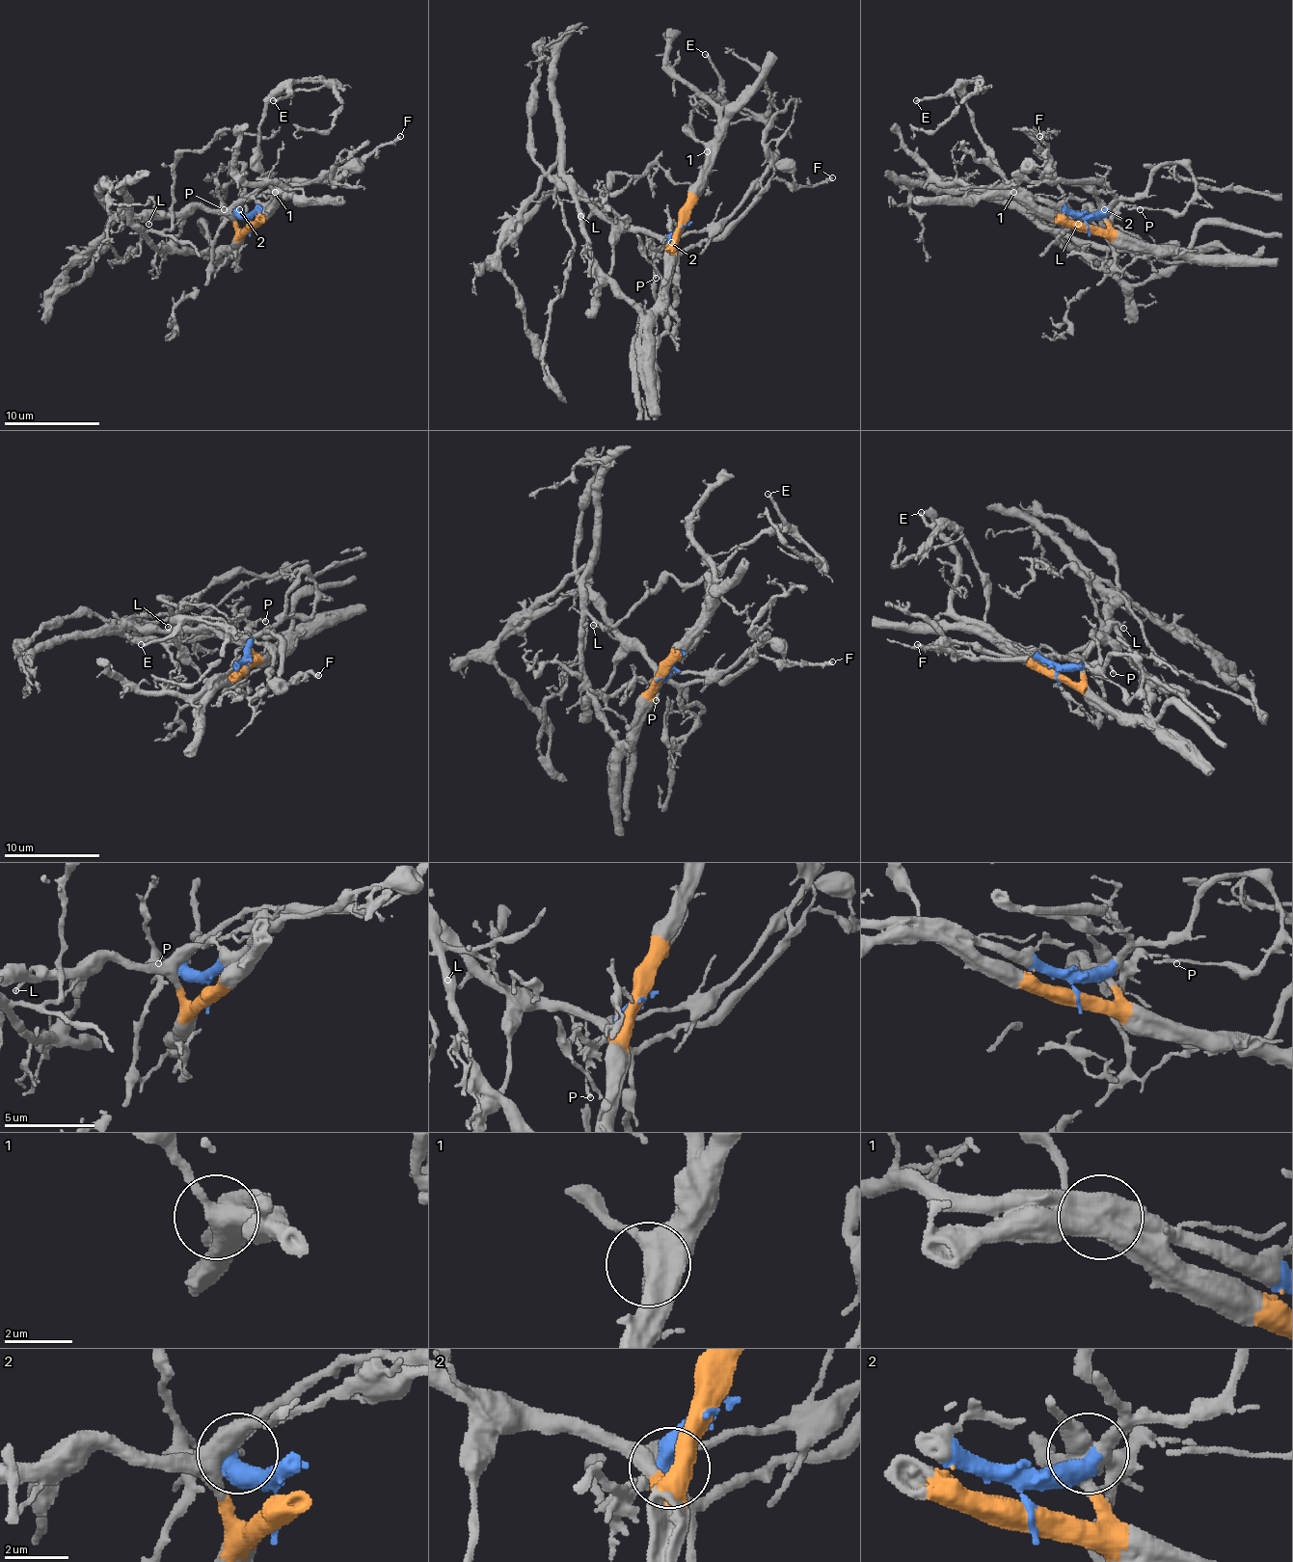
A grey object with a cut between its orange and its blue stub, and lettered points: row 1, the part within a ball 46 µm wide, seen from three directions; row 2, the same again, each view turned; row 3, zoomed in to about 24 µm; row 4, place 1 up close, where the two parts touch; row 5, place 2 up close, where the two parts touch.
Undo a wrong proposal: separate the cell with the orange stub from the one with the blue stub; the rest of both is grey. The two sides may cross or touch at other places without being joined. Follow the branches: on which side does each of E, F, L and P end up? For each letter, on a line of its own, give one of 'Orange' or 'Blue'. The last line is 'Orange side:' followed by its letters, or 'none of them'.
E: Orange
F: Blue
L: Orange
P: Blue
Orange side: E, L

